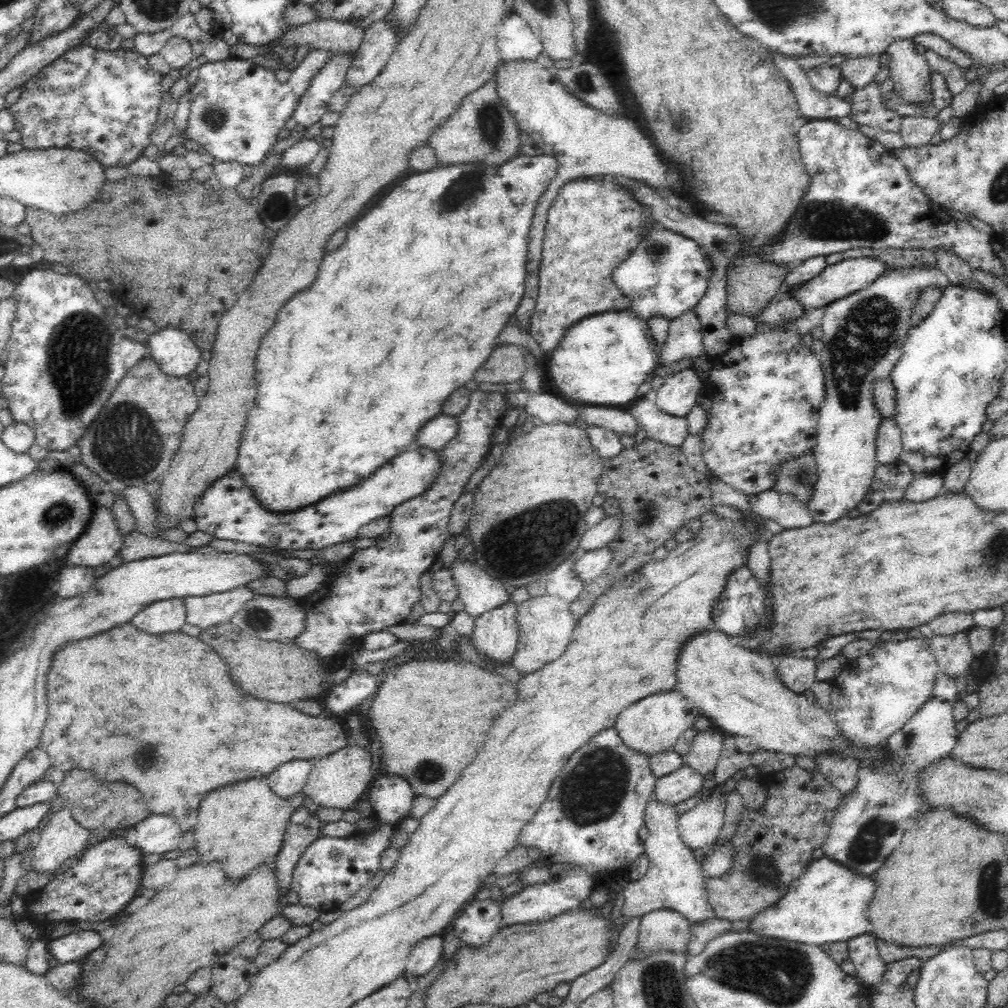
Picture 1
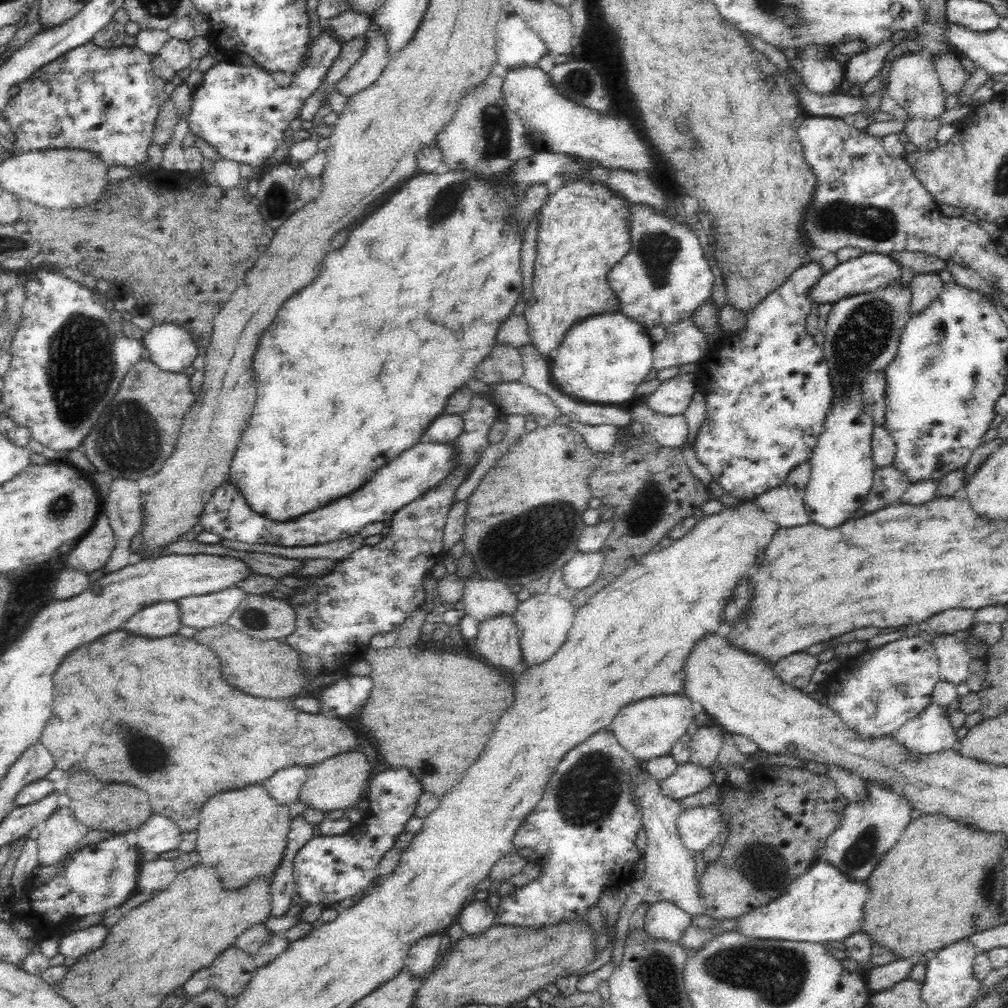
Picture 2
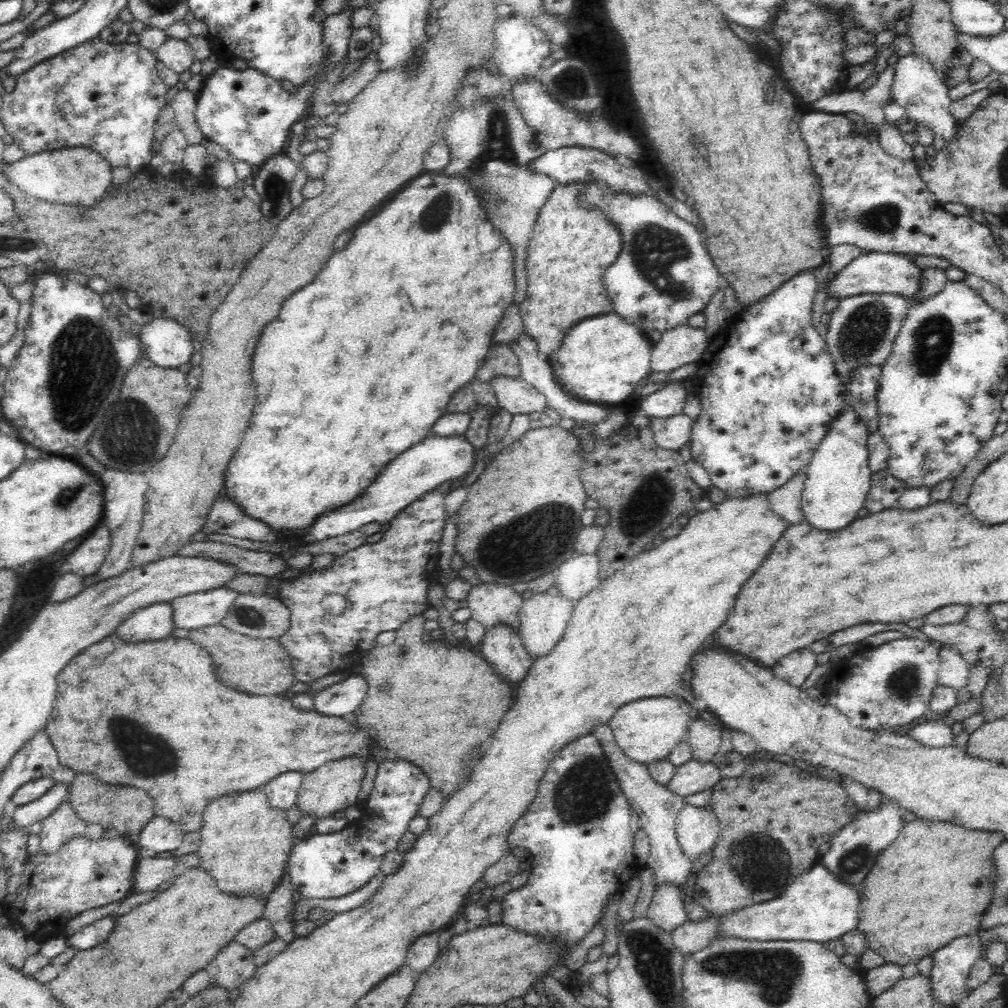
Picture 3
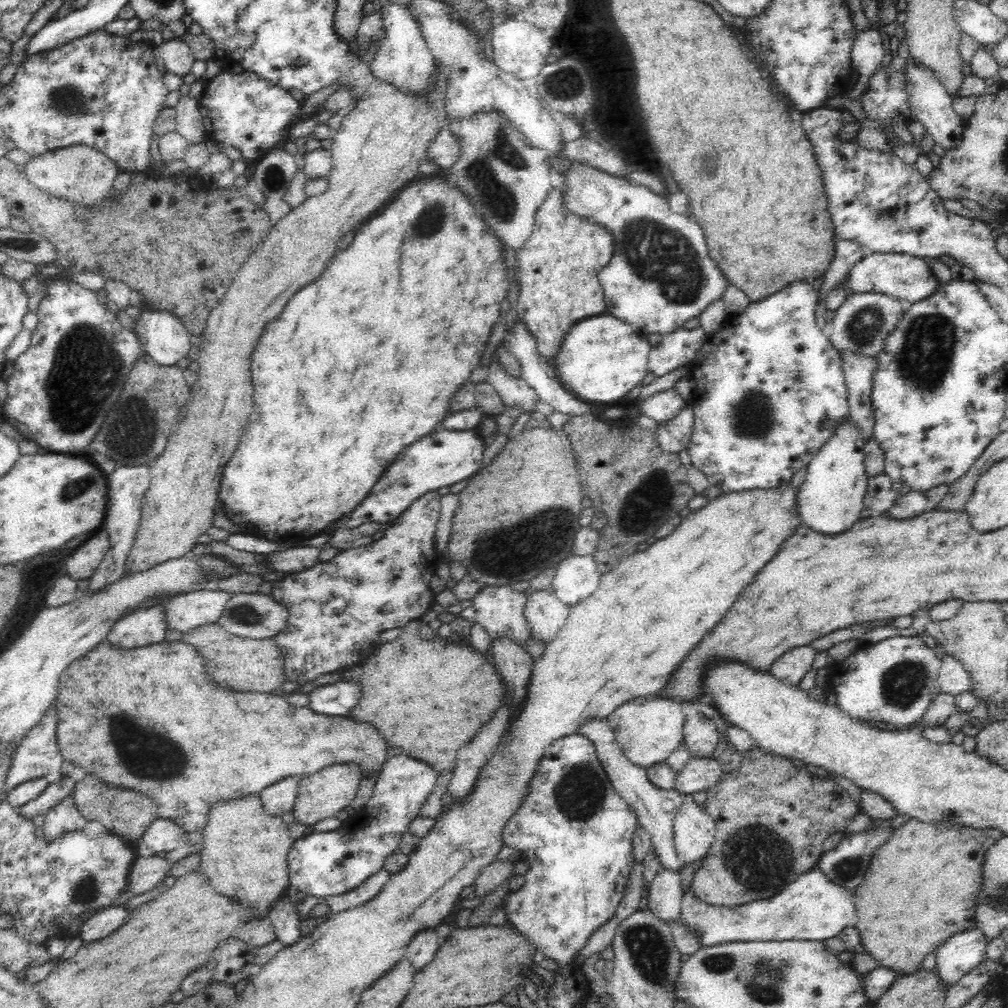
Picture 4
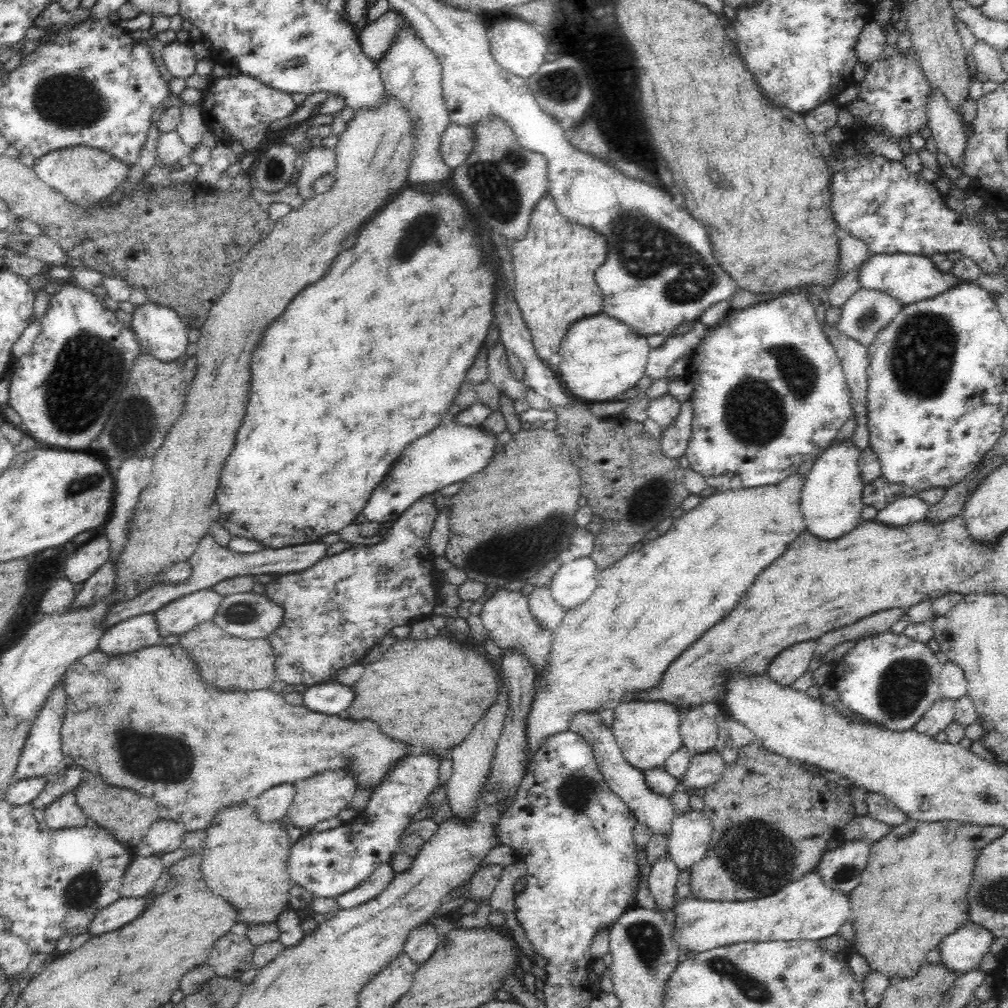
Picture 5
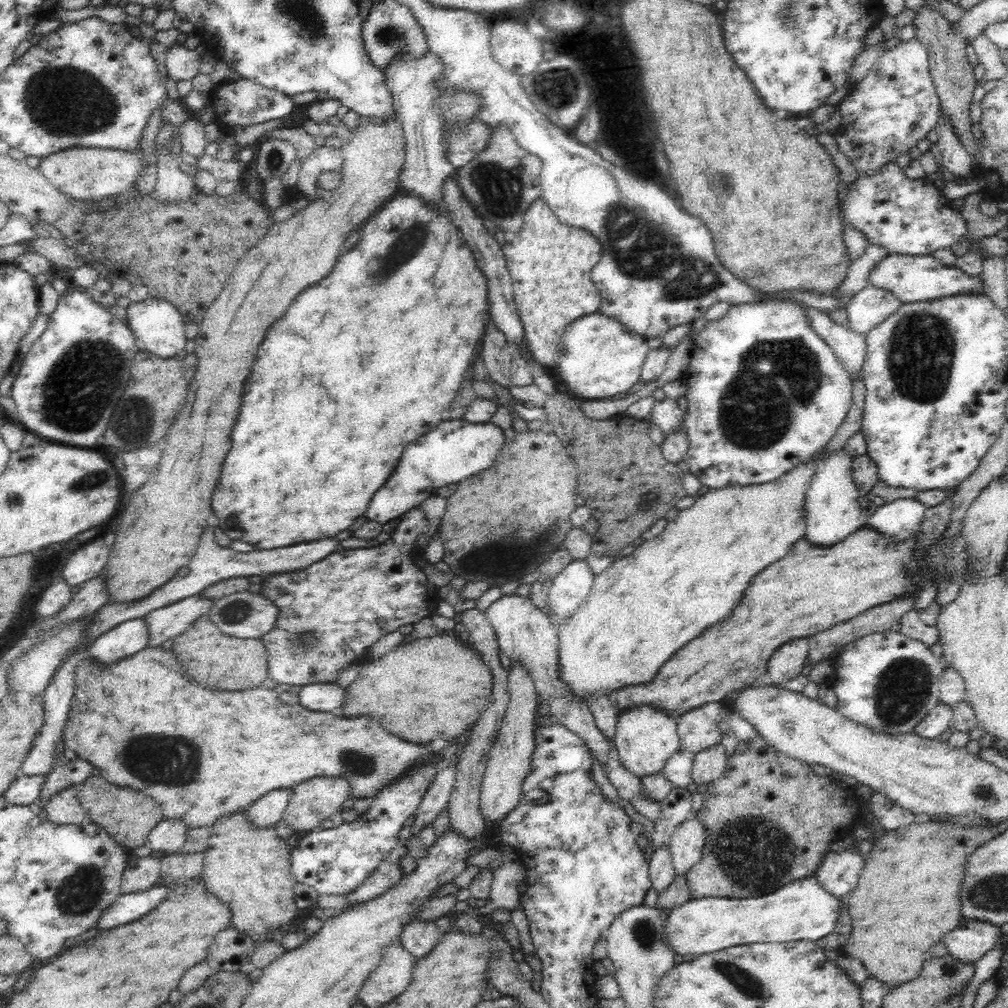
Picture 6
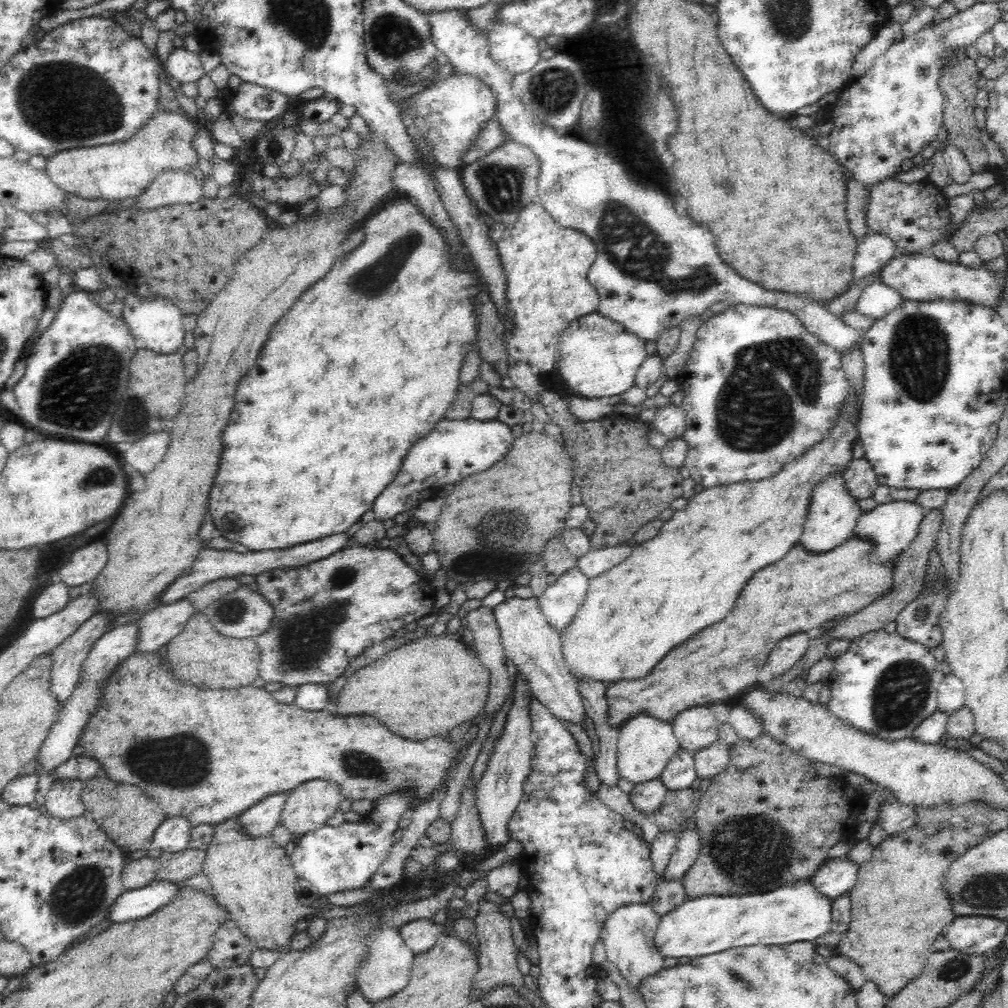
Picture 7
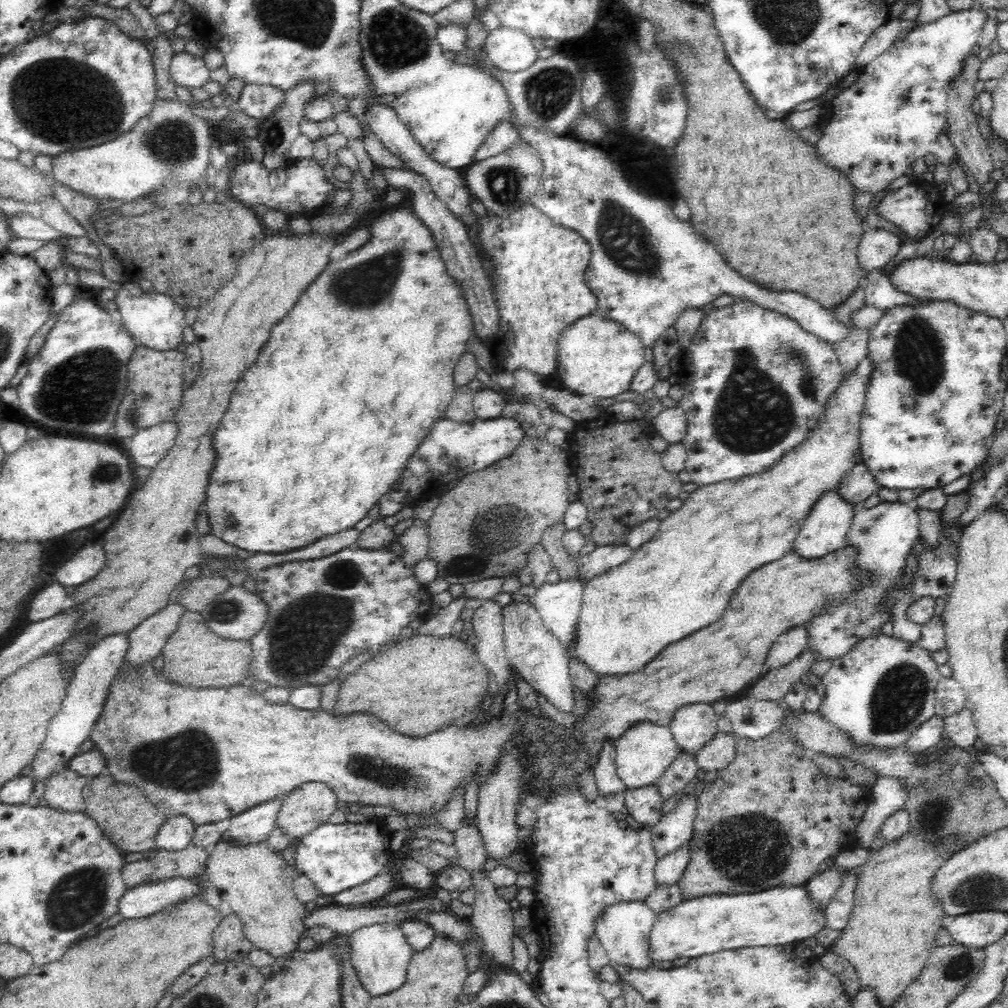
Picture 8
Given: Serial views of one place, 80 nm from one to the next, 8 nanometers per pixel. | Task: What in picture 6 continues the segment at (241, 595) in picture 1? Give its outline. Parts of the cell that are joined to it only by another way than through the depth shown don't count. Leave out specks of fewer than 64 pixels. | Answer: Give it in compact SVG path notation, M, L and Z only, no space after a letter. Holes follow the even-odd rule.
M192 595L168 606L152 610L143 618L148 623L150 642L147 648L158 648L169 638L180 636L200 616L207 616L215 600L204 595Z

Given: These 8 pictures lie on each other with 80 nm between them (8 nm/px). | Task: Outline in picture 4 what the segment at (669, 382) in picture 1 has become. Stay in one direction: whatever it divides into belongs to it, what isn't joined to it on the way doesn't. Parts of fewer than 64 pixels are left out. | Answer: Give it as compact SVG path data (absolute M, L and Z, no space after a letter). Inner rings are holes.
M674 387L650 397L638 400L640 412L658 423L665 423L668 419L680 414L685 406L685 400Z

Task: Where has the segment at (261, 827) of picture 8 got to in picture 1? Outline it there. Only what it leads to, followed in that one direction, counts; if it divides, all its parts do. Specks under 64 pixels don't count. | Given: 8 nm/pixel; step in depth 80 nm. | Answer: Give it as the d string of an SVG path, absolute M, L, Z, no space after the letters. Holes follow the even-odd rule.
M294 759L281 764L267 778L270 789L281 798L297 801L306 786L312 764L310 759Z

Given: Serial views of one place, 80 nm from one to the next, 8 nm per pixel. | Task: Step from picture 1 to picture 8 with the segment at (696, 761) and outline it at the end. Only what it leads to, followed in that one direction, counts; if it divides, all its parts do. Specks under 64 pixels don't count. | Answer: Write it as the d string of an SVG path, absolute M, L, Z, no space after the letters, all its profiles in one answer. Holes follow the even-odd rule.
M698 702L679 709L669 724L678 748L684 753L697 753L716 736L719 718L712 704Z

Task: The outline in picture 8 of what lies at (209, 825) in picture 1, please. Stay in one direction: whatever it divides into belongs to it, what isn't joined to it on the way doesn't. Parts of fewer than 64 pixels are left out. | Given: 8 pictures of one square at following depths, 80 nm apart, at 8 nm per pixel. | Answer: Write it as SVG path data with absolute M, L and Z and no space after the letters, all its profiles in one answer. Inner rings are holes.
M220 837L208 853L204 873L208 875L210 882L220 894L225 906L224 910L232 912L240 918L243 932L246 938L254 944L254 948L270 953L275 959L296 951L300 937L307 933L303 920L310 913L311 906L298 900L293 889L294 877L297 872L292 871L290 865L284 861L282 851L271 849L268 839L262 843L242 845Z

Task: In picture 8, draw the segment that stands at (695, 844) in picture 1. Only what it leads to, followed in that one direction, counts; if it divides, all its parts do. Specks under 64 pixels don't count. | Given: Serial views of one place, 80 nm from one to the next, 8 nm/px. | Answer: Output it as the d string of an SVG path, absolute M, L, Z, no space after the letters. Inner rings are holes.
M692 841L684 843L673 853L657 858L656 866L654 866L654 878L658 885L673 885L682 878L690 858L692 858L690 844L692 844Z

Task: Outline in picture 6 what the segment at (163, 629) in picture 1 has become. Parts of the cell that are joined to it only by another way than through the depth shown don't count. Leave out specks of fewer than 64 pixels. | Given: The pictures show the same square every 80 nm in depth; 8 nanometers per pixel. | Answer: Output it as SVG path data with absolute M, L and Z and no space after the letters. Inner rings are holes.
M130 619L101 634L90 646L88 656L101 666L110 666L146 649L148 642L150 633L146 619Z

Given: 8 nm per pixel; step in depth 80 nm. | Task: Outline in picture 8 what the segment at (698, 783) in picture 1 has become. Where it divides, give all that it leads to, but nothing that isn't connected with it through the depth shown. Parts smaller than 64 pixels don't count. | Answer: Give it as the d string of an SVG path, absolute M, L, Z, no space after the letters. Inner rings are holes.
M717 732L716 736L695 754L697 768L701 768L704 772L726 768L735 757L737 740L734 734Z

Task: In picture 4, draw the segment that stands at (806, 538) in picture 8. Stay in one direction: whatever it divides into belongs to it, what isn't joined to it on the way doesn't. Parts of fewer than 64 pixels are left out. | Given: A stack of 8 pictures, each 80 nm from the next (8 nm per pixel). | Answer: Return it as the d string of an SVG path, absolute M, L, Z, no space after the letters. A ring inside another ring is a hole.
M850 418L838 425L834 434L823 444L818 454L812 457L807 467L807 475L796 495L798 507L797 512L800 515L801 522L807 524L812 530L822 534L840 534L842 530L850 528L858 518L860 512L864 510L864 496L866 496L868 475L866 474L866 465L864 465L866 441Z

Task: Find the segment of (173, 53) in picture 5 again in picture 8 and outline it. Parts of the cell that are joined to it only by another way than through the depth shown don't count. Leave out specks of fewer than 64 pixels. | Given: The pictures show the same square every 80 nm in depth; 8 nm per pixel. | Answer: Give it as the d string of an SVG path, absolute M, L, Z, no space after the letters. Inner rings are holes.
M185 50L174 53L169 71L176 84L187 89L200 88L210 81L209 72L211 70L206 67L202 57L195 57Z

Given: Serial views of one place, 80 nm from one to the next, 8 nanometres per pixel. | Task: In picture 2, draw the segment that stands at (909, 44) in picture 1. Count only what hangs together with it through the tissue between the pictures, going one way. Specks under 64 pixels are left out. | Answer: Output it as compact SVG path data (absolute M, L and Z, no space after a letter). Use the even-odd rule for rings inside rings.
M919 52L906 53L892 62L888 77L888 92L896 104L902 106L908 116L933 119L945 112L945 99L948 93L943 90L939 74L930 56Z

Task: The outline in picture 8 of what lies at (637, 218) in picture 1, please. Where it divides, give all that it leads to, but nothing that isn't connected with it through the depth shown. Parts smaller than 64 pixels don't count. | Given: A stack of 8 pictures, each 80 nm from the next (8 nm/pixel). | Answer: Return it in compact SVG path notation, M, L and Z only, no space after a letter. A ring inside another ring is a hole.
M530 203L514 210L508 216L496 216L487 212L485 217L478 218L481 232L476 248L484 259L494 266L494 296L500 308L500 330L497 340L490 345L491 364L495 372L514 372L526 368L541 377L548 376L557 370L556 342L566 326L576 322L582 316L592 314L597 308L596 296L584 282L584 270L590 262L590 244L571 229L556 226L546 214Z

